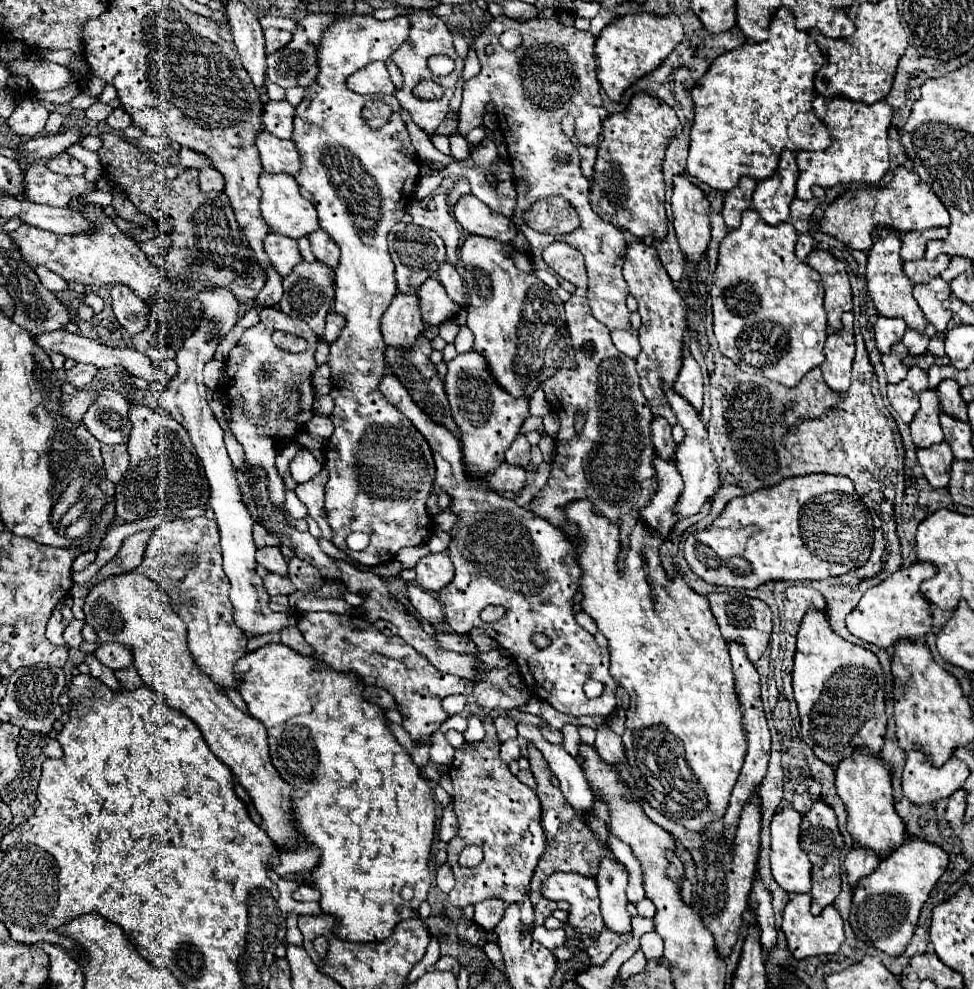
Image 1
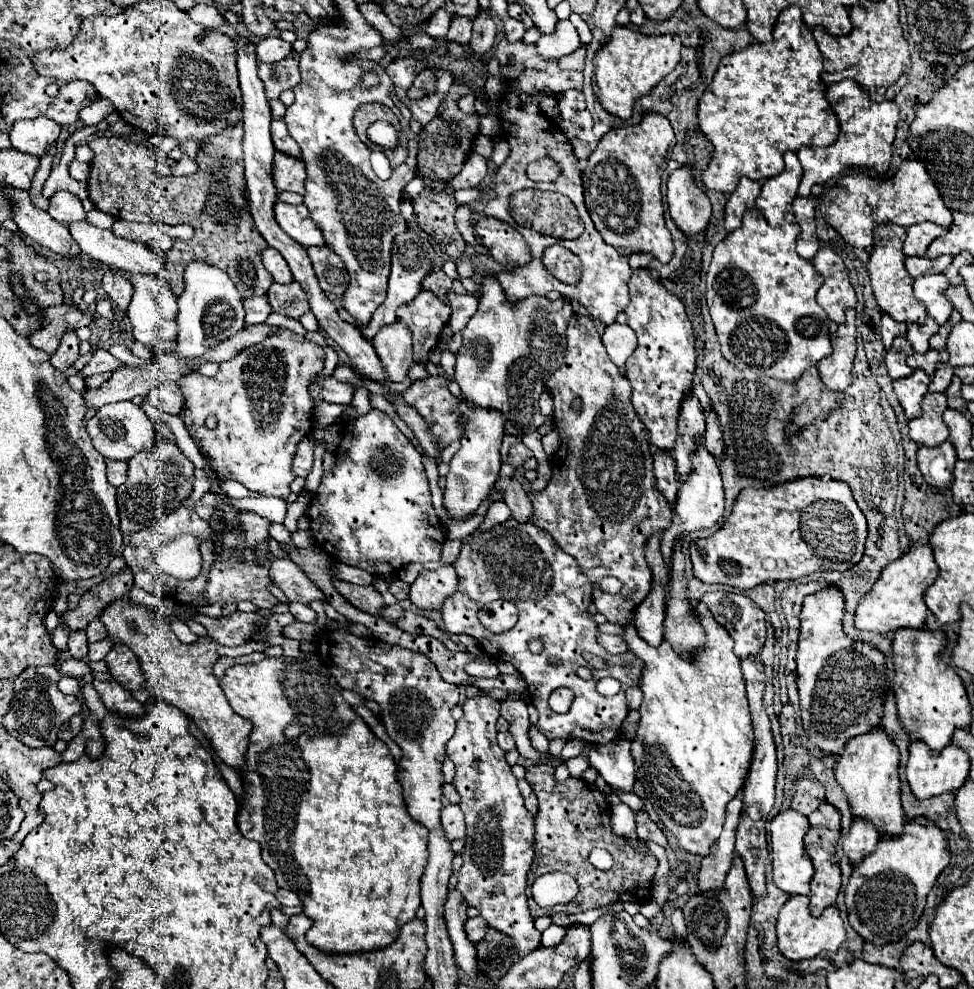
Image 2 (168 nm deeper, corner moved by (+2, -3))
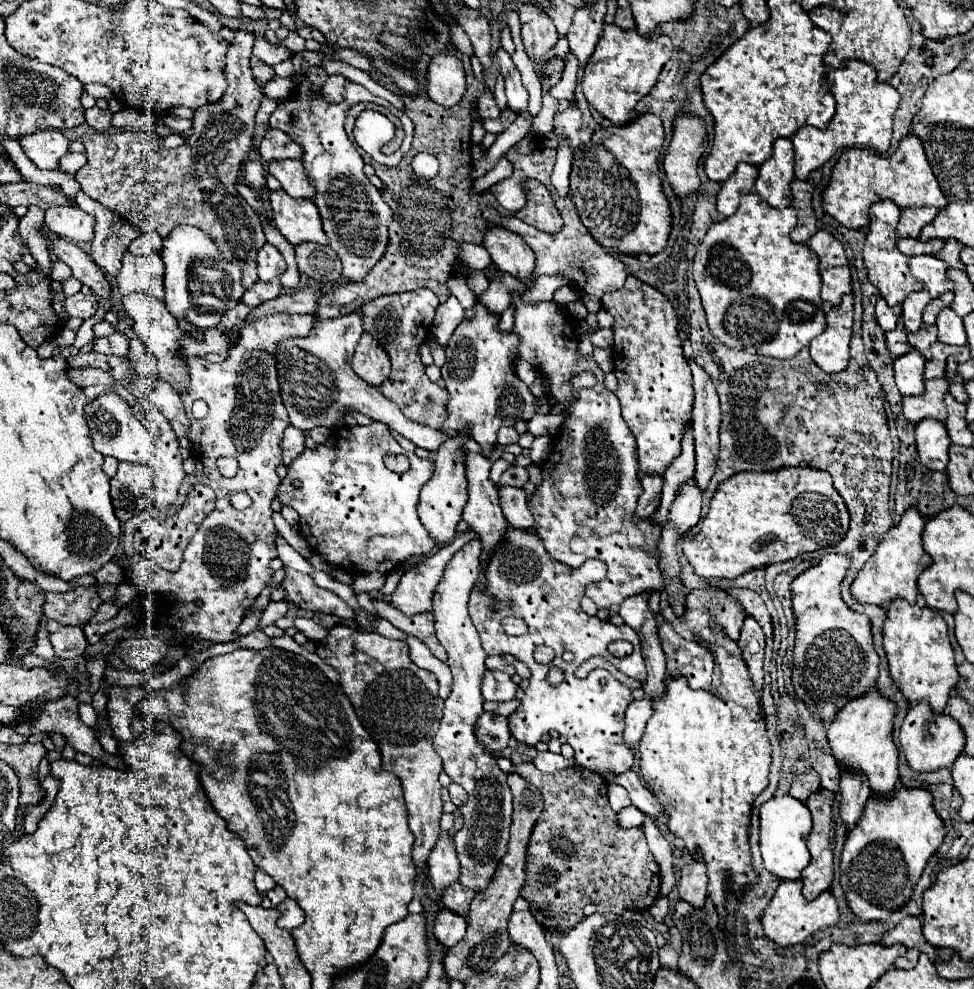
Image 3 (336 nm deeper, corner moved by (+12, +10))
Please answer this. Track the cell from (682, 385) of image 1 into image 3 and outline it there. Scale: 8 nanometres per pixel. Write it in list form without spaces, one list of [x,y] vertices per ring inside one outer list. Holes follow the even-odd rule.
[[[687,429],[685,437],[683,437],[683,449],[681,455],[669,465],[669,469],[665,471],[663,479],[663,491],[661,491],[661,505],[655,511],[655,515],[651,517],[653,523],[657,525],[665,525],[667,515],[669,515],[669,507],[673,505],[673,497],[677,495],[677,489],[681,489],[681,485],[685,485],[685,481],[689,481],[695,473],[695,447],[693,447],[693,431]]]

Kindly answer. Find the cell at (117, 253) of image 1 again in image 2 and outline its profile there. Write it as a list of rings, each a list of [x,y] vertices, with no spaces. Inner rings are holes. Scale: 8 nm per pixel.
[[[81,258],[81,270],[83,272],[99,272],[99,274],[119,274],[123,278],[127,278],[133,286],[133,298],[127,310],[127,316],[131,320],[133,326],[133,336],[135,340],[139,340],[141,344],[149,346],[157,346],[159,350],[173,350],[175,348],[175,338],[177,338],[177,296],[173,294],[171,286],[165,282],[165,278],[155,276],[151,278],[151,274],[123,274],[123,270],[115,270],[115,266],[107,266],[101,262],[95,262],[91,258]]]

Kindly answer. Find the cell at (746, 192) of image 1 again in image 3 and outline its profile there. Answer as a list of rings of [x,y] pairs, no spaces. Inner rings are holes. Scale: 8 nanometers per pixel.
[[[739,163],[735,173],[721,185],[721,191],[717,195],[717,211],[721,217],[729,217],[737,211],[739,199],[745,193],[751,193],[757,179],[757,167],[749,163]]]

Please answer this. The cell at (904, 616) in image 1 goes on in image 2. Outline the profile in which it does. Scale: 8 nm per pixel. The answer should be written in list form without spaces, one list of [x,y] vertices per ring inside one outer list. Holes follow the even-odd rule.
[[[925,544],[921,548],[909,550],[895,562],[887,564],[881,572],[881,578],[873,584],[855,610],[855,628],[863,632],[877,632],[883,636],[893,634],[899,628],[923,628],[927,618],[927,606],[923,594],[931,582],[937,578],[937,566],[933,560],[931,548]]]

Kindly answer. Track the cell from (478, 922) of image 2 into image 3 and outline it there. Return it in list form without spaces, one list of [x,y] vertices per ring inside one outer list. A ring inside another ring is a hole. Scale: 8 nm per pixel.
[[[447,909],[439,911],[433,927],[433,937],[437,937],[437,943],[441,943],[445,949],[451,949],[463,939],[465,931],[467,931],[467,921],[461,915],[451,913]]]

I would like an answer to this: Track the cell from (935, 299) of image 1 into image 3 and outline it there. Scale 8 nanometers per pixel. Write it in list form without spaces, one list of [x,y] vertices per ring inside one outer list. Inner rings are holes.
[[[917,255],[909,259],[909,267],[915,279],[923,281],[931,297],[939,297],[945,291],[953,291],[953,283],[947,279],[947,265],[945,261],[933,255]]]

